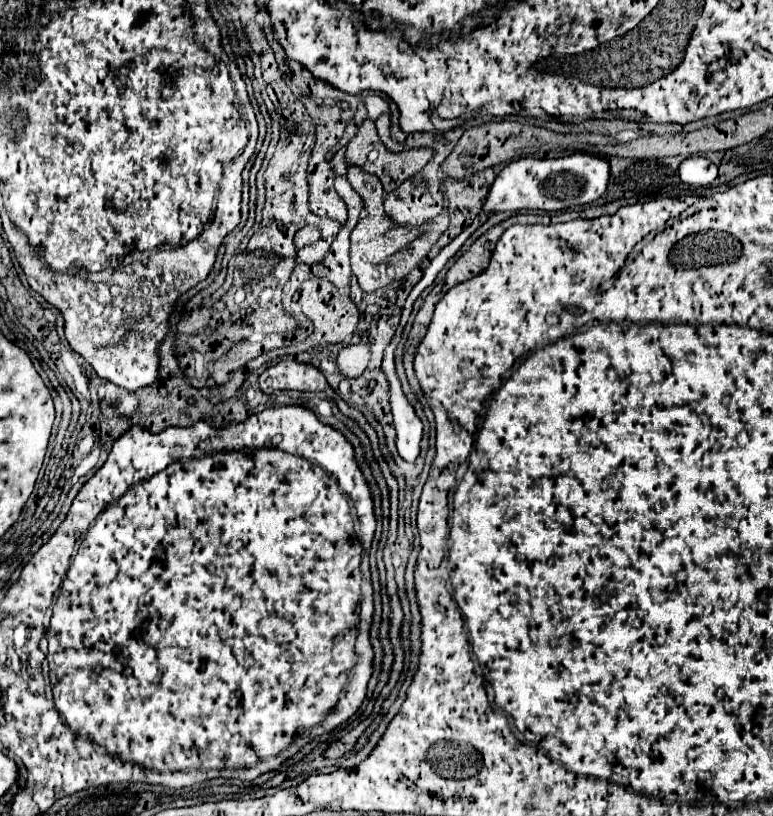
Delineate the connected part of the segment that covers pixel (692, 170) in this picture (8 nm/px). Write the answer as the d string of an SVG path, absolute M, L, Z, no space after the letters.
M696 155L696 157L688 157L680 163L680 179L682 183L686 185L696 185L696 187L706 187L710 185L714 179L718 177L718 167L702 157L702 155Z

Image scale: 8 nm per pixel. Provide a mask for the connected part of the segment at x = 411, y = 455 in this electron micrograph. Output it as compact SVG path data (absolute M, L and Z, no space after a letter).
M398 333L384 353L382 369L384 369L384 375L388 377L388 383L390 383L390 405L392 405L392 415L394 415L394 427L398 433L398 443L396 443L398 453L404 461L412 463L420 455L420 441L422 441L424 425L422 425L420 417L416 415L412 403L404 395L402 383L396 375L396 365L394 365L394 351L398 345L396 339L398 339Z

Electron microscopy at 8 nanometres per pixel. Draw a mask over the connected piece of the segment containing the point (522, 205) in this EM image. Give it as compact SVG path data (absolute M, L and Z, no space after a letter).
M574 153L554 159L534 159L522 157L508 163L496 177L482 213L498 211L524 211L524 209L544 209L544 211L566 211L578 205L592 203L606 193L610 179L610 163L602 157L588 153Z

